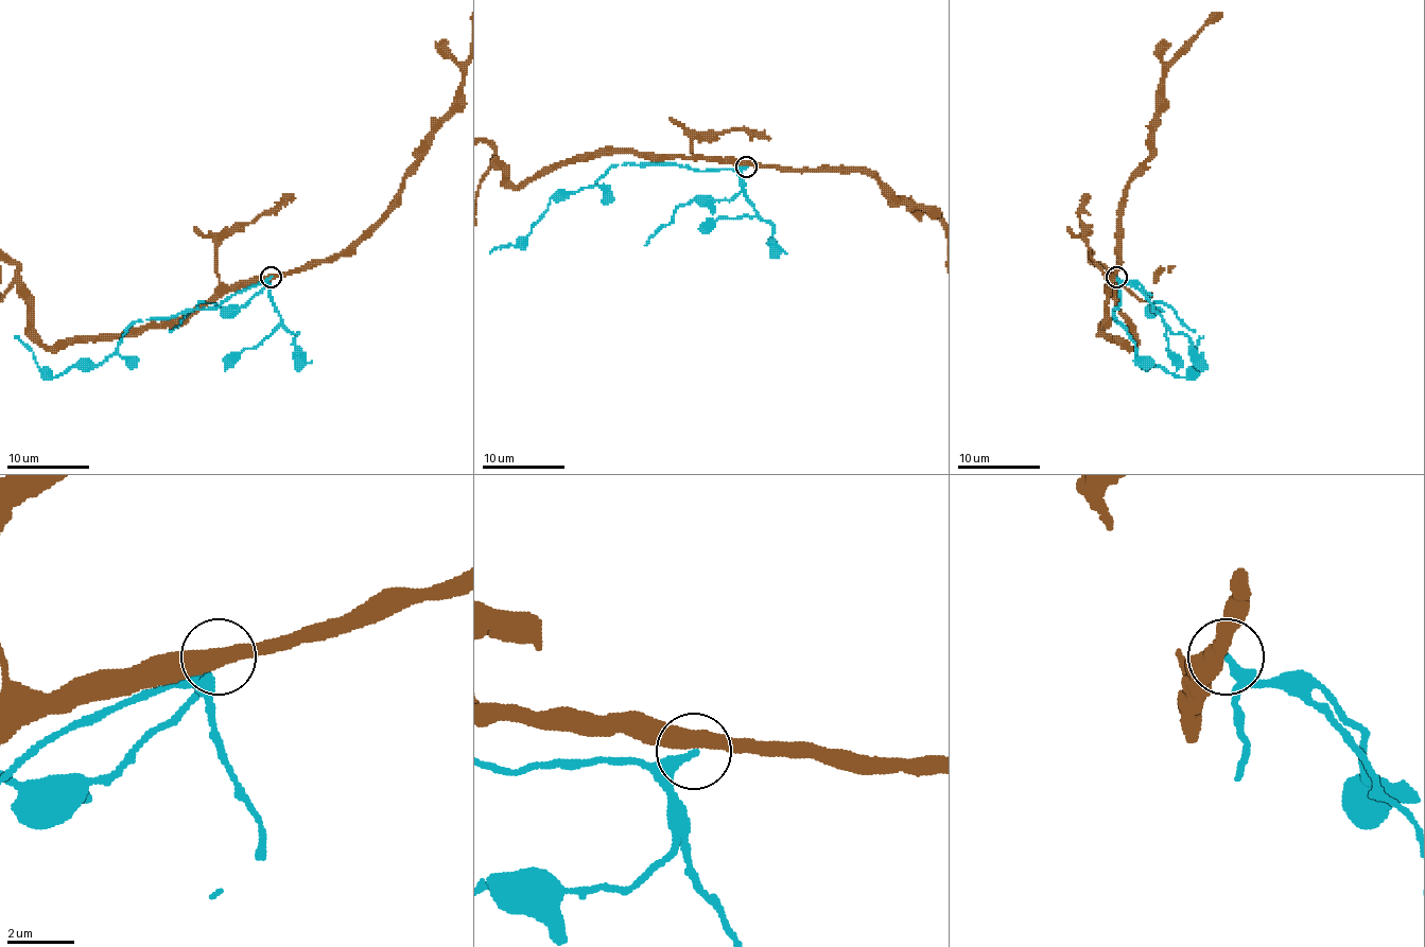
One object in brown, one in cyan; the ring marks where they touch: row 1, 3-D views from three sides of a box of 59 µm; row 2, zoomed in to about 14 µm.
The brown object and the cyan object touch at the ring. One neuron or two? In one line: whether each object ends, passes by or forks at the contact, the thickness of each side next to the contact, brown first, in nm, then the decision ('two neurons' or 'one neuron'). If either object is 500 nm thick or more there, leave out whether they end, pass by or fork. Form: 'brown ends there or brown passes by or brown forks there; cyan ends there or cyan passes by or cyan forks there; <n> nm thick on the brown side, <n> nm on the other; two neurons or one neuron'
brown passes by; cyan ends there; 480 nm thick on the brown side, 240 nm on the other; two neurons

